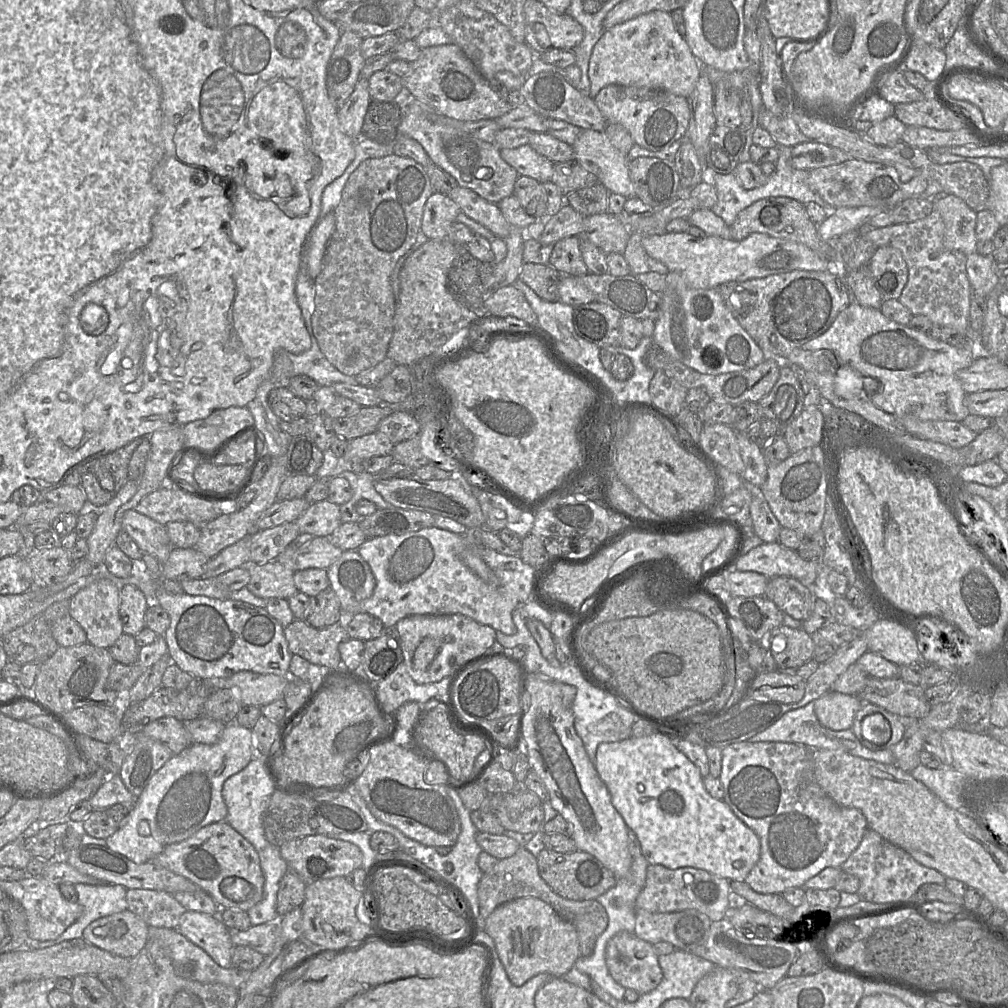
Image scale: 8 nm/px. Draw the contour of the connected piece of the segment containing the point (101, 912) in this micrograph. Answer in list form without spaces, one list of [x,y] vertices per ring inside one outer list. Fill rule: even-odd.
[[[78,883],[74,886],[78,893],[77,903],[83,907],[83,912],[80,917],[58,938],[39,943],[31,943],[31,946],[47,948],[63,941],[81,938],[84,929],[91,922],[128,909],[126,900],[126,892],[128,889],[122,885],[110,883],[89,885]]]

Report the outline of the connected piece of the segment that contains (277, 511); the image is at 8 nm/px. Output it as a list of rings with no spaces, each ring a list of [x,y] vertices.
[[[305,497],[276,501],[257,519],[254,531],[273,528],[288,522],[295,522],[311,503]]]

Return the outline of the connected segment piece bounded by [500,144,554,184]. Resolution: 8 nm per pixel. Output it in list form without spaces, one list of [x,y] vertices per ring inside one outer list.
[[[529,144],[500,149],[500,156],[519,176],[533,178],[542,184],[552,182],[554,163],[538,154]]]

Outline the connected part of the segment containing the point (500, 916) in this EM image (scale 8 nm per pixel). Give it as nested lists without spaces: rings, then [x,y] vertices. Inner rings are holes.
[[[522,897],[498,906],[486,919],[485,931],[493,938],[499,958],[515,986],[522,986],[541,973],[564,977],[580,957],[574,925],[538,898]]]

